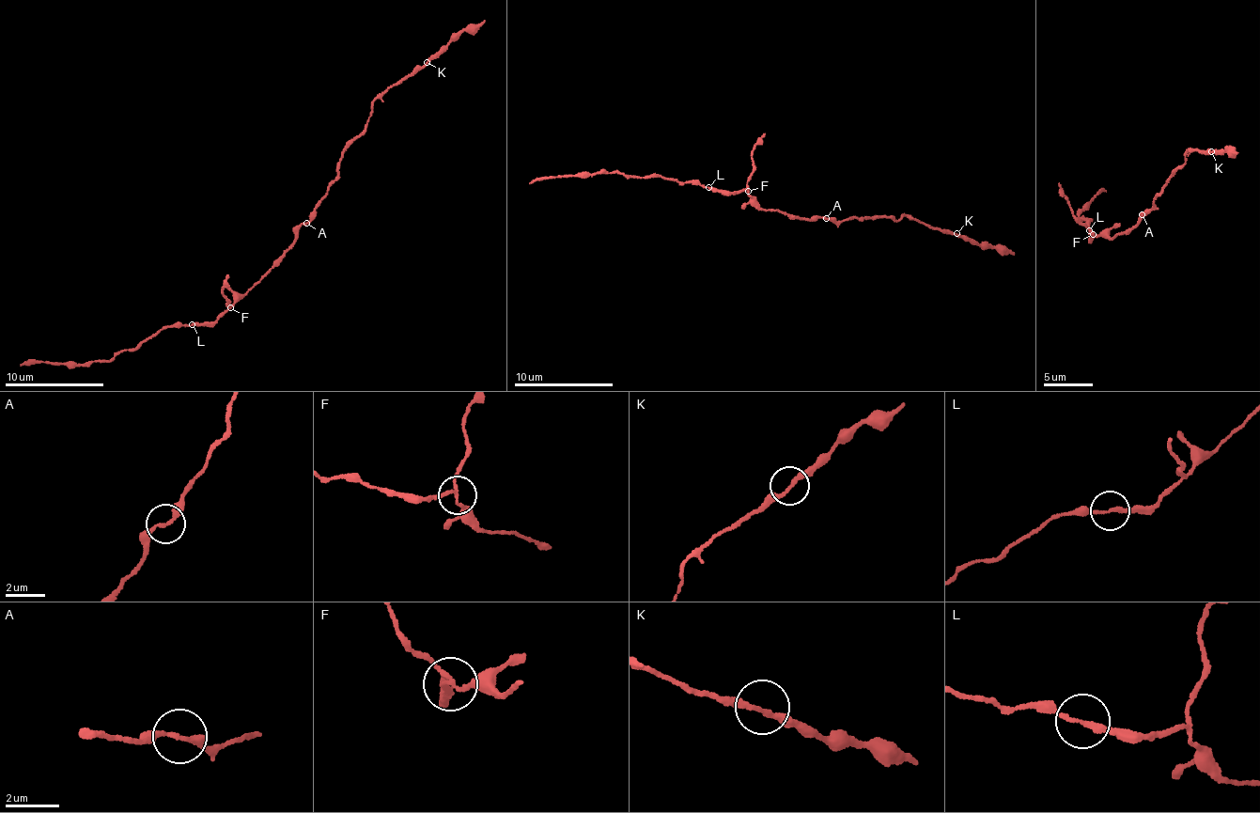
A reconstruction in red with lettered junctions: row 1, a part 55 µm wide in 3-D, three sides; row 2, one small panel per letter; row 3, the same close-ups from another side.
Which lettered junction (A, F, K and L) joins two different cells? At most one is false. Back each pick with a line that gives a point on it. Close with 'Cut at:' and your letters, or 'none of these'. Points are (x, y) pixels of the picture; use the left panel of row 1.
F: place (230, 307)
Cut at: F

